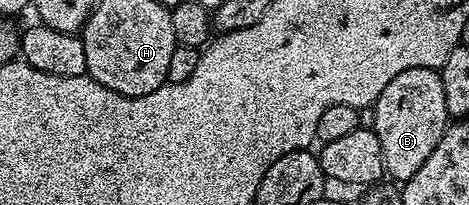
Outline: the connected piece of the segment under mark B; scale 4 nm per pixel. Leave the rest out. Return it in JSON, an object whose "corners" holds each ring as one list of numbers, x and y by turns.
{"corners":[[431,67,407,69,399,73,399,77,395,77,391,85,383,89,383,93,379,93,377,102,372,107,375,113,372,131,379,137,379,145,383,145,386,176,393,181,415,177,415,173,419,173,423,166,423,161,427,161,435,145,439,145,451,122,447,113,447,101,443,101,440,74]]}

